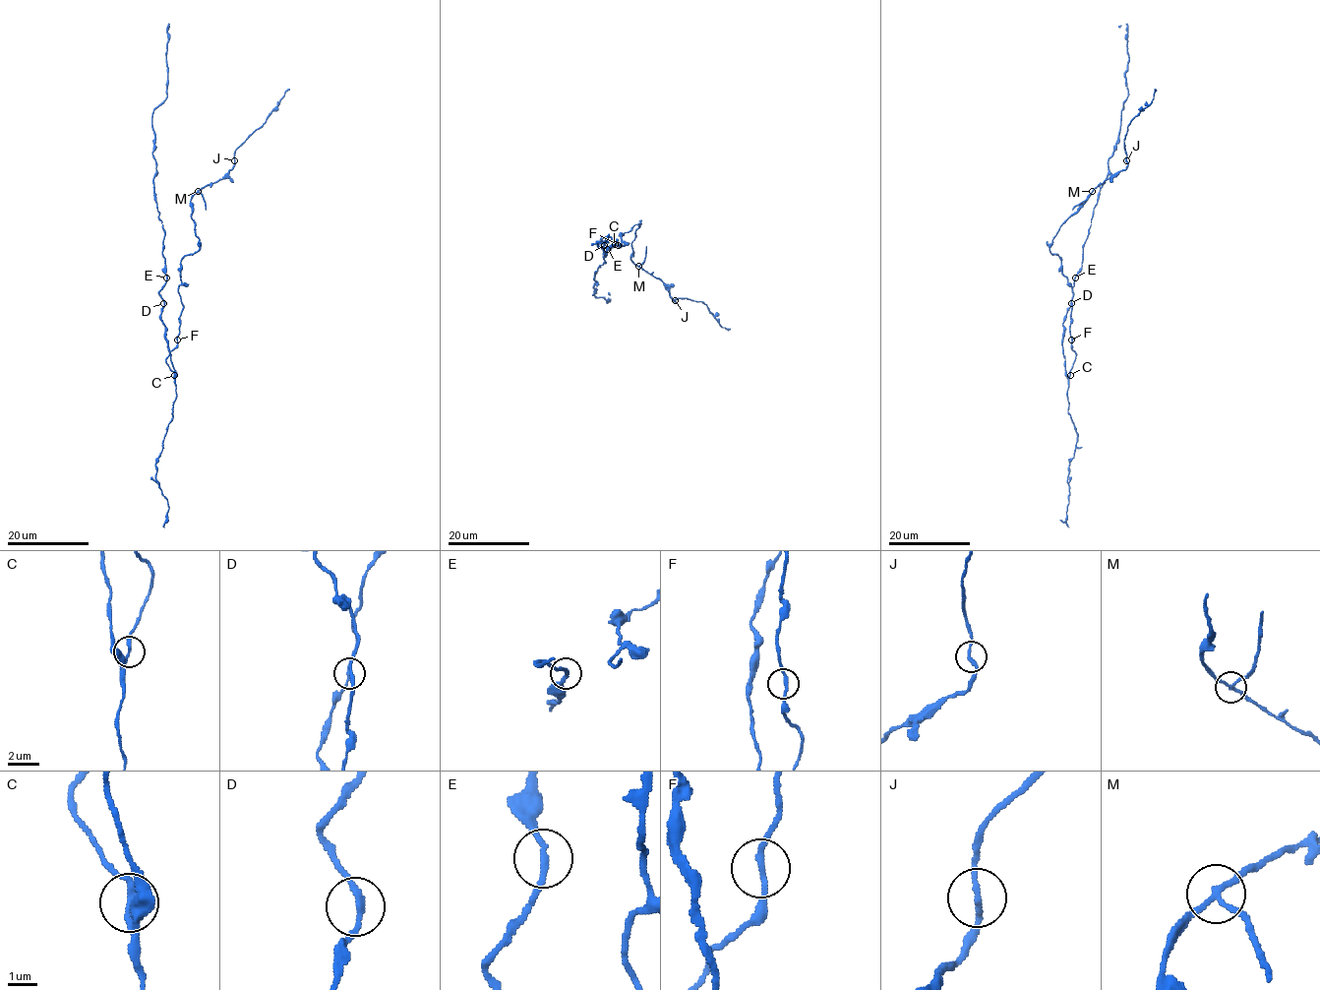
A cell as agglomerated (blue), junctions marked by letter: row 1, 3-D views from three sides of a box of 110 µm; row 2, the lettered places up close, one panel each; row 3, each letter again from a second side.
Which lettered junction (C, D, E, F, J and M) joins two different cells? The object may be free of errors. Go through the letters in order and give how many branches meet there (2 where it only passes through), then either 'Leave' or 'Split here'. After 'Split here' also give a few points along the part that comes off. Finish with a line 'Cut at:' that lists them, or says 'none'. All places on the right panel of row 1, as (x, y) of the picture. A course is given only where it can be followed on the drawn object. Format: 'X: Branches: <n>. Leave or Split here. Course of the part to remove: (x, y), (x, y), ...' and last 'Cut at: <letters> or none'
C: Branches: 3. Leave
D: Branches: 2. Leave
E: Branches: 2. Leave
F: Branches: 2. Leave
J: Branches: 2. Leave
M: Branches: 3. Split here. Course of the part to remove: (1093, 191), (1072, 210)
Cut at: M

